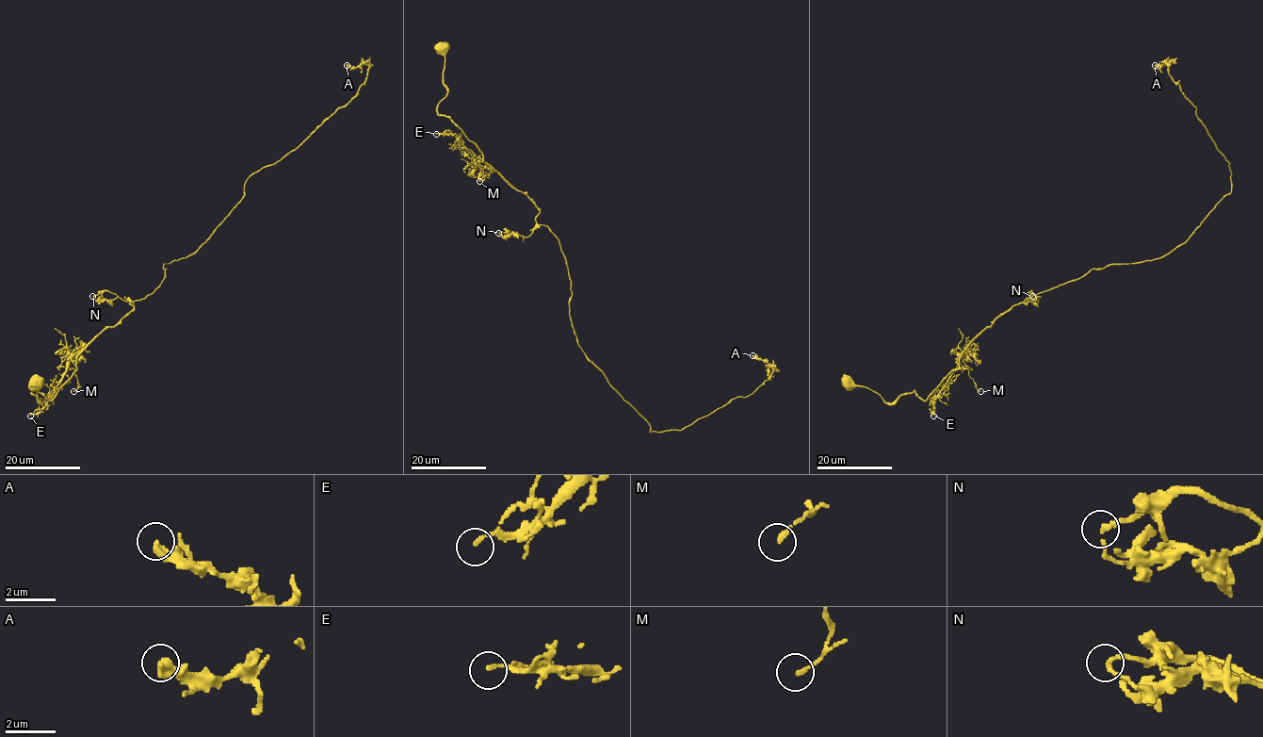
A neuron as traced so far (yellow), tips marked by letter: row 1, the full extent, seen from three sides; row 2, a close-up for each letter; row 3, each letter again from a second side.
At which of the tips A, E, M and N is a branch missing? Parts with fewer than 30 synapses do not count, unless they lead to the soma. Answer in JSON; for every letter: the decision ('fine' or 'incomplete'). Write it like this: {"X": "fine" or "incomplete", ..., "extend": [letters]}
{"A": "fine", "E": "fine", "M": "fine", "N": "fine", "extend": []}

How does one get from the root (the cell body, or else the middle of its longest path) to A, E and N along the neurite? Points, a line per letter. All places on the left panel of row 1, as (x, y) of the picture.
A: (38, 384), (51, 401), (248, 178), (356, 95), (369, 67), (347, 65)
E: (38, 384), (41, 403), (31, 393), (39, 391), (51, 401), (77, 368), (71, 360), (53, 396), (30, 416)
N: (38, 384), (41, 403), (31, 393), (51, 401), (77, 369), (76, 357), (133, 308), (106, 290), (92, 296)

